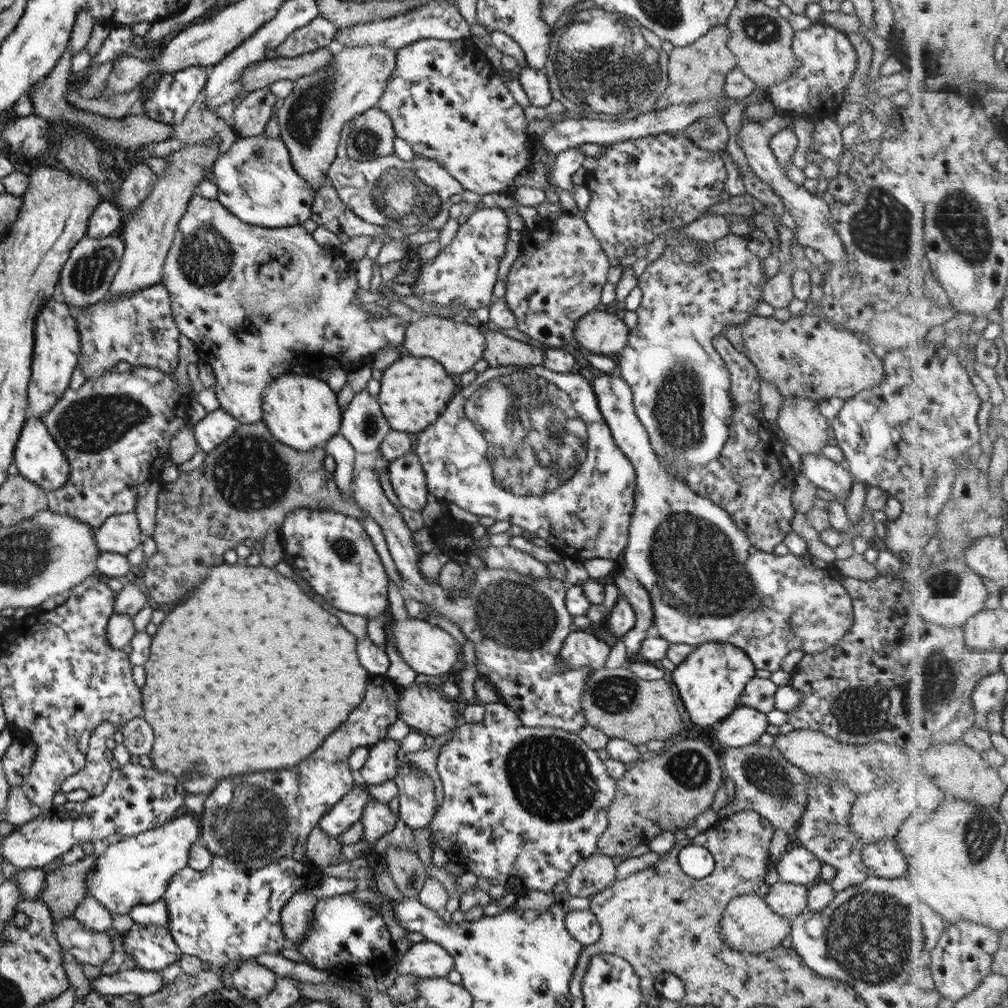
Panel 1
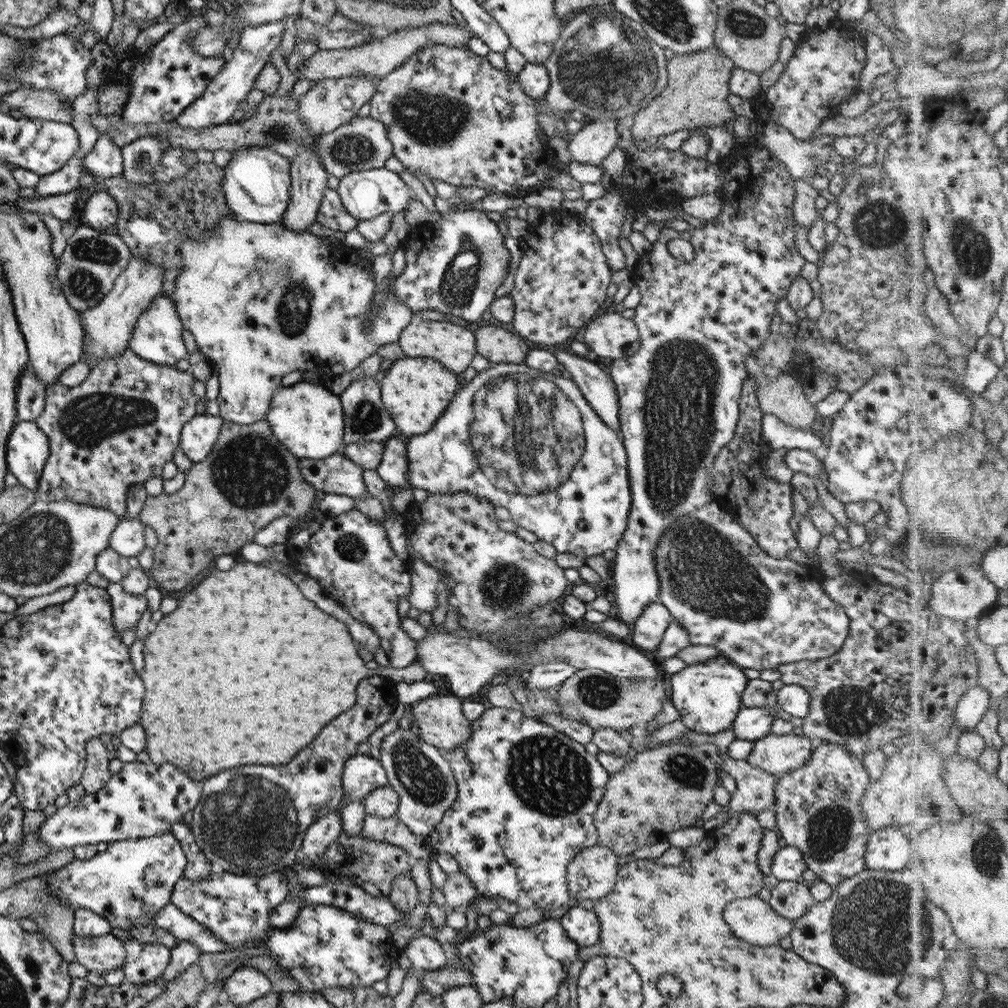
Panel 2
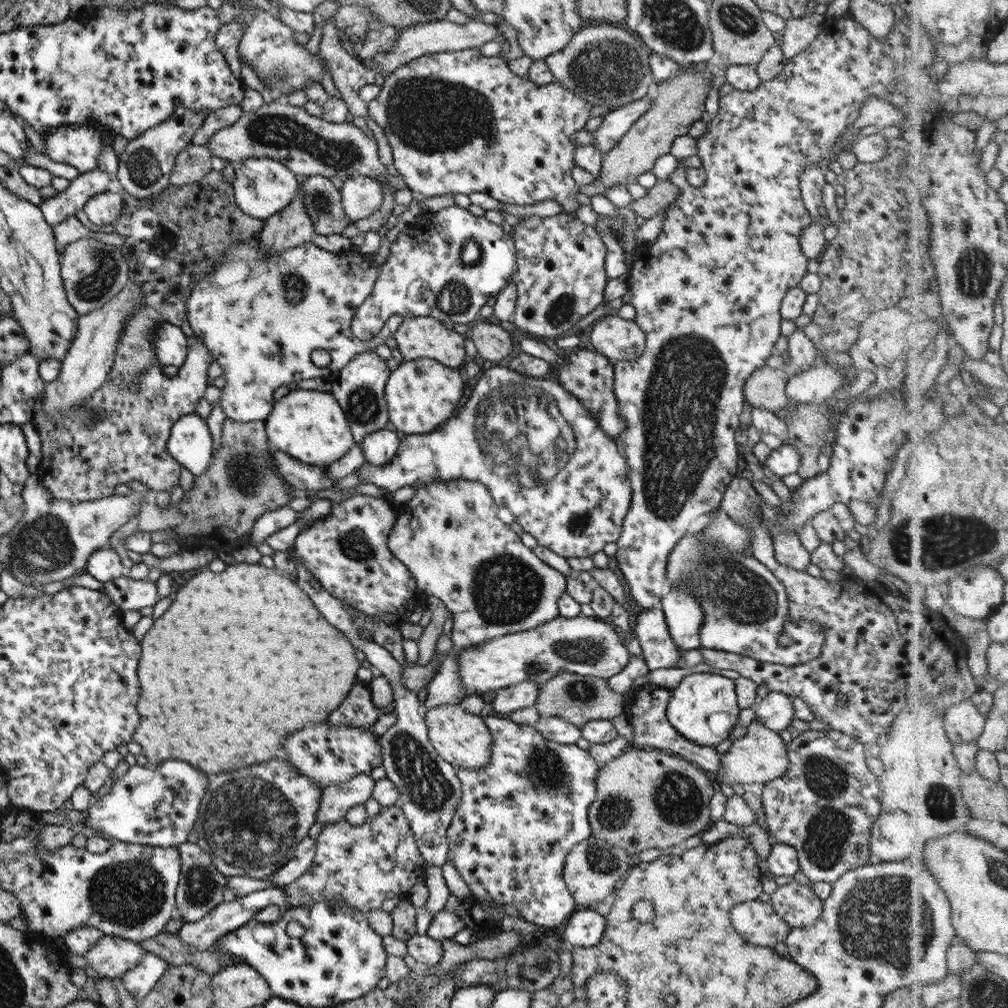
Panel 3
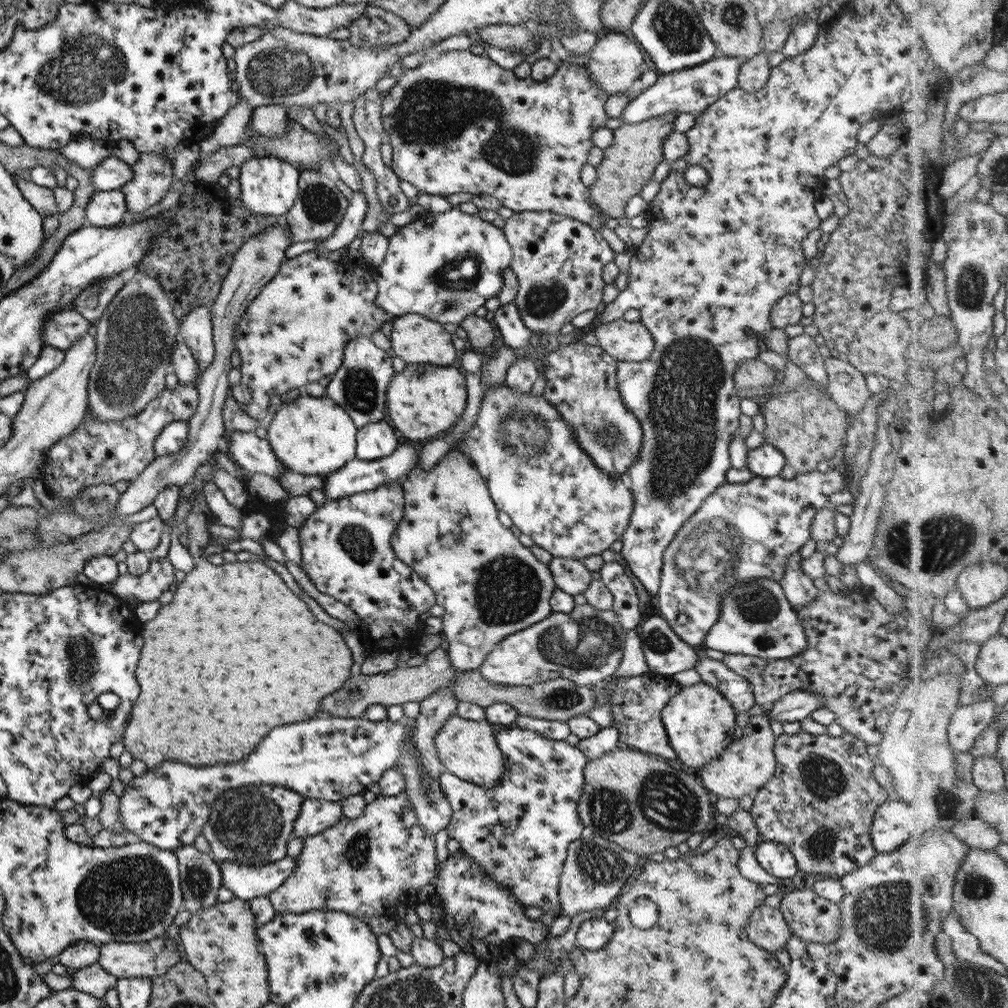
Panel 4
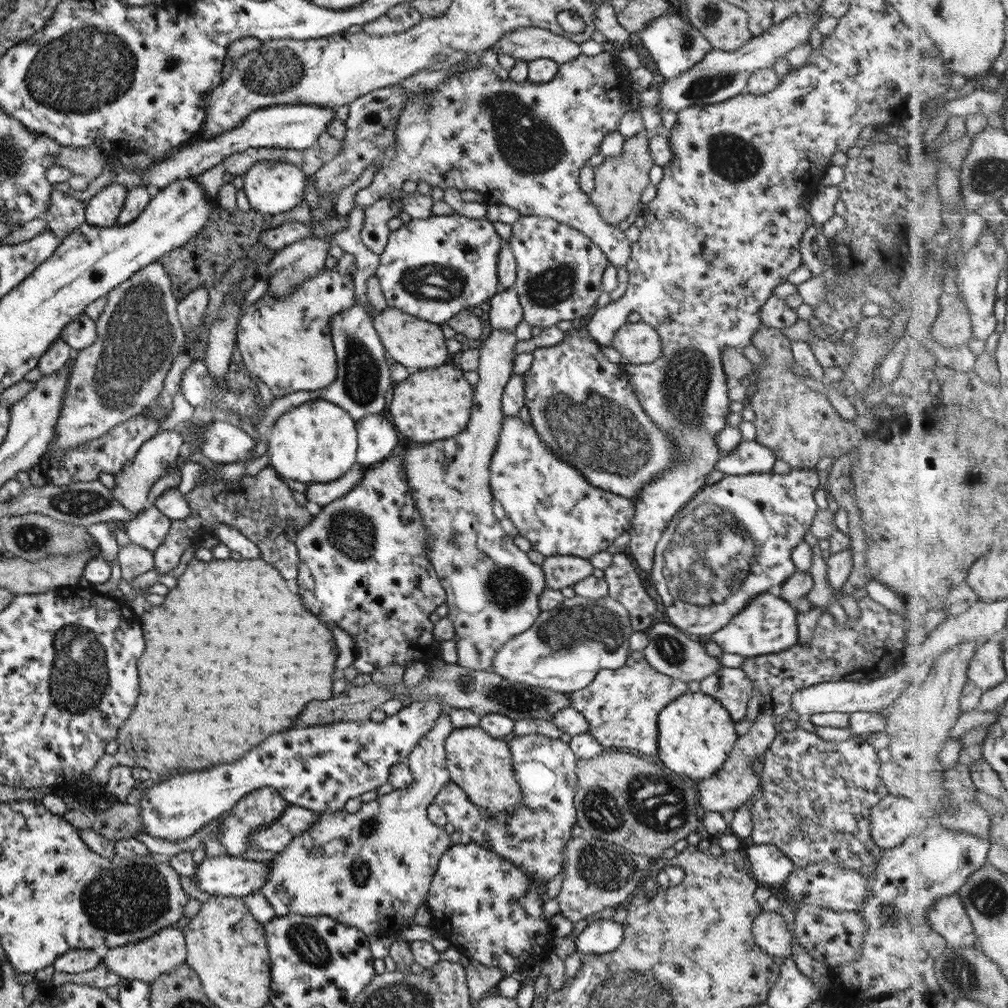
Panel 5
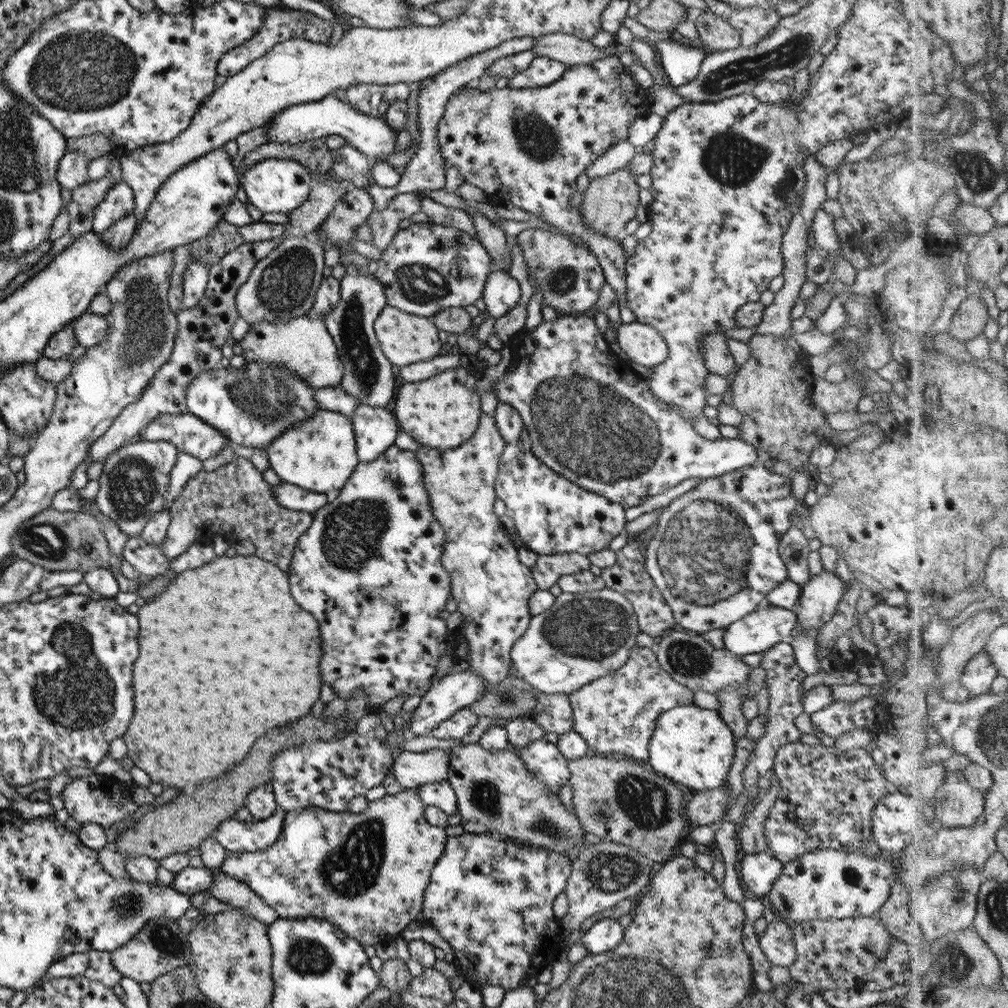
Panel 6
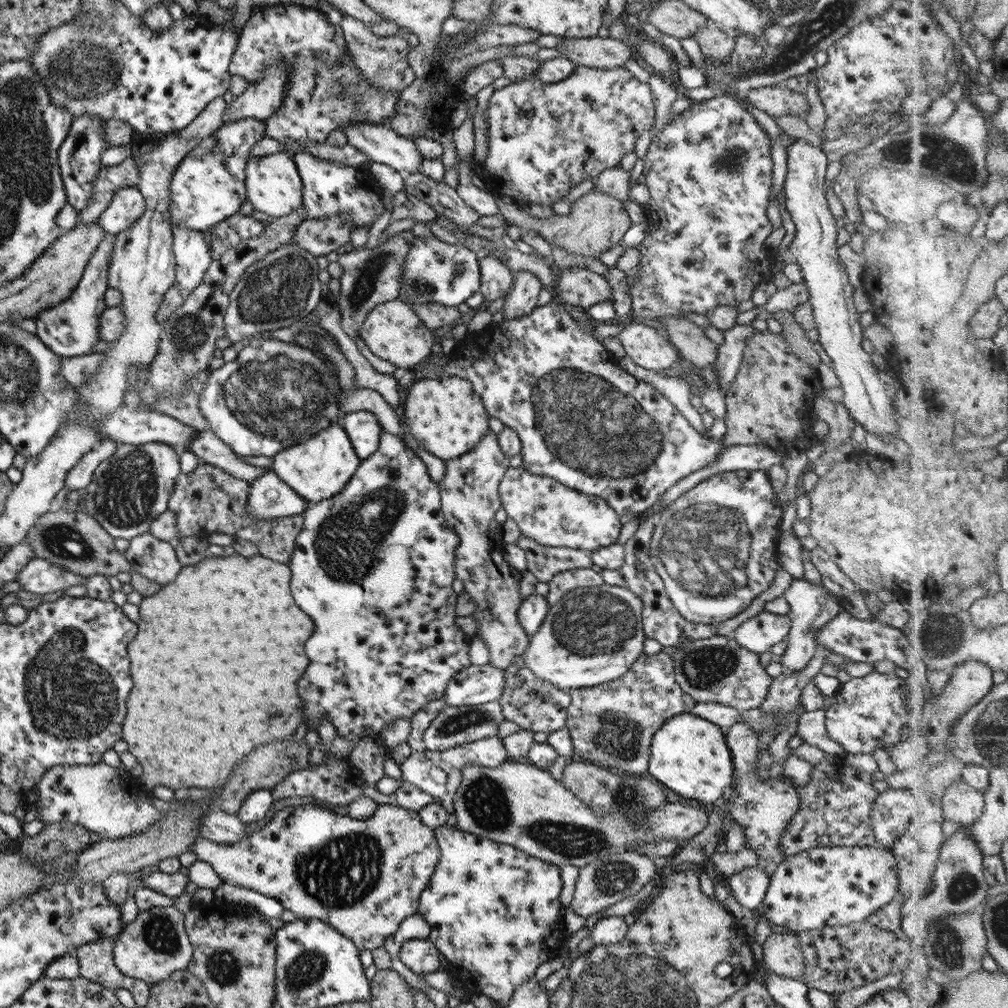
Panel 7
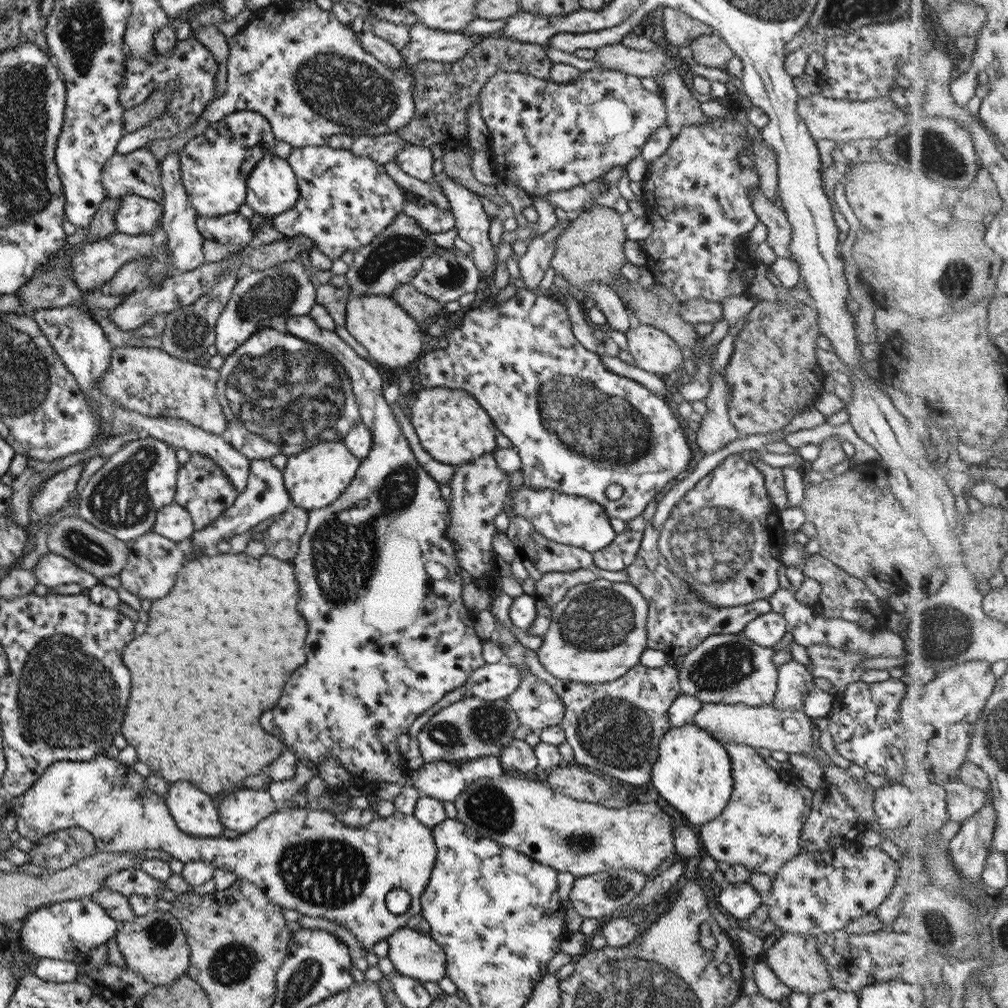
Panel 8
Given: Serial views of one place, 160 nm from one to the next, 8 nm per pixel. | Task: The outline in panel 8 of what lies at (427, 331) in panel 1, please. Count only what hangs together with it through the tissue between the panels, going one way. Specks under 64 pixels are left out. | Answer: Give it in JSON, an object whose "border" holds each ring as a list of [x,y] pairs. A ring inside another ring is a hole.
{"border":[[[349,292],[345,304],[344,328],[367,350],[368,360],[385,367],[409,366],[421,354],[422,325],[415,322],[391,296],[355,296]]]}

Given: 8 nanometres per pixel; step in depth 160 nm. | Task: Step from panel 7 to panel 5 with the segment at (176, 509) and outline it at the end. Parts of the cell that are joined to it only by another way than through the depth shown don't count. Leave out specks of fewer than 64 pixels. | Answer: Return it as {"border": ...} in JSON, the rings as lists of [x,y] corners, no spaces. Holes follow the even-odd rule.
{"border":[[[269,466],[263,467],[257,474],[243,474],[237,482],[227,479],[203,481],[184,495],[190,513],[181,520],[170,521],[170,527],[159,546],[152,551],[154,568],[160,575],[167,574],[183,559],[185,549],[193,538],[203,538],[211,534],[216,524],[226,524],[238,530],[257,546],[259,558],[271,564],[283,576],[285,584],[291,588],[296,582],[297,553],[294,536],[311,519],[307,509],[298,505],[291,489],[280,479]]]}

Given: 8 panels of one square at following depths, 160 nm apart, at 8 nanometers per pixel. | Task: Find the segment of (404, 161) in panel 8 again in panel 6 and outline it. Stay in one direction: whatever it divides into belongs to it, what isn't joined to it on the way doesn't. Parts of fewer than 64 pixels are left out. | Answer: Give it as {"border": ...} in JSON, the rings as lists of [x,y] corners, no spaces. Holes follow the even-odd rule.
{"border":[[[326,94],[321,100],[294,104],[283,110],[278,110],[261,127],[265,129],[266,142],[287,142],[287,144],[301,144],[314,138],[324,138],[336,135],[345,138],[345,143],[367,158],[375,156],[376,159],[385,159],[393,154],[396,138],[386,125],[385,121],[367,116],[351,108],[344,100],[336,99],[332,94]]]}

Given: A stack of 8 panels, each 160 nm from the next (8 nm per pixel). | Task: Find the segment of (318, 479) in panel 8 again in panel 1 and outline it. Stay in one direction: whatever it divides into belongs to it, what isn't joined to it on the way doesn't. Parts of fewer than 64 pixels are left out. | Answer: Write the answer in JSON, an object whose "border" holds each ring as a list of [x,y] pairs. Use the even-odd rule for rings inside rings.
{"border":[[[286,372],[278,376],[262,391],[259,408],[260,421],[265,423],[273,438],[299,452],[323,447],[340,428],[336,394],[324,381],[312,377],[311,374],[292,375]]]}

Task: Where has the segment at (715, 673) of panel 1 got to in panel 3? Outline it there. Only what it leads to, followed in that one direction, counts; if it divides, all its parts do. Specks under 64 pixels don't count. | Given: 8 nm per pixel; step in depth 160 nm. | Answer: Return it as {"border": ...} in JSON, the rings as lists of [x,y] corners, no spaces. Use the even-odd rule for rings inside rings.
{"border":[[[692,673],[683,677],[669,692],[666,719],[684,739],[697,746],[714,748],[728,738],[739,712],[733,680],[713,673]]]}

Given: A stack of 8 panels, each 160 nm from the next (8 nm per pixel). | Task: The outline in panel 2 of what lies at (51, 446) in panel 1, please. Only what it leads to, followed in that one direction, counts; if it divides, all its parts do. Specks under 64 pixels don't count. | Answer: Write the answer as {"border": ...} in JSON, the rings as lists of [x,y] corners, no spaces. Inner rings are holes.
{"border":[[[19,421],[13,425],[10,434],[7,435],[5,464],[19,485],[37,491],[47,455],[46,436],[33,421]]]}

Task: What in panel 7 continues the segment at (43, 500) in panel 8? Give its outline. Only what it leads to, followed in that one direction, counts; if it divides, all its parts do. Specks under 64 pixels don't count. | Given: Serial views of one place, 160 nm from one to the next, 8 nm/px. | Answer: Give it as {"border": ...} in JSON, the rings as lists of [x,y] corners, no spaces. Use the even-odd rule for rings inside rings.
{"border":[[[101,438],[101,443],[97,450],[90,450],[85,453],[77,462],[67,471],[63,484],[67,490],[76,490],[86,488],[91,480],[95,468],[100,462],[103,462],[115,450],[117,442],[110,438]]]}

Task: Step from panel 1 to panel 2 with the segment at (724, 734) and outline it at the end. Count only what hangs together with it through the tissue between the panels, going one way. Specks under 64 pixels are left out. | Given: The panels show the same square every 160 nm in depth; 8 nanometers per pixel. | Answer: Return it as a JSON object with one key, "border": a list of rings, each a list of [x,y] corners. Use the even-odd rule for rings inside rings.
{"border":[[[741,707],[730,728],[735,734],[735,739],[749,740],[752,743],[769,732],[774,717],[765,707]]]}

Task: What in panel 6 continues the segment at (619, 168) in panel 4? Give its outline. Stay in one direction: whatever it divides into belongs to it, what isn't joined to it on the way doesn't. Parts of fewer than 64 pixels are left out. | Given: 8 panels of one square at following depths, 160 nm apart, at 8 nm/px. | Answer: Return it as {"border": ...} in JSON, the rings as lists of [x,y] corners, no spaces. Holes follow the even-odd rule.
{"border":[[[629,165],[603,177],[589,180],[587,189],[582,194],[583,200],[578,207],[581,213],[581,223],[586,228],[607,238],[615,240],[624,238],[623,226],[635,217],[635,208],[639,204],[638,190],[637,177],[631,173]]]}

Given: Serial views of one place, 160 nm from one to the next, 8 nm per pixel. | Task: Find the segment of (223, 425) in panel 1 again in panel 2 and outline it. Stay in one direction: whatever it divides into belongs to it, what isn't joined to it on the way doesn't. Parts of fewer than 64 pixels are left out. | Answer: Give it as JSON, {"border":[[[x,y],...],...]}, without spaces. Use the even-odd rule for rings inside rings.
{"border":[[[194,415],[181,427],[178,447],[192,463],[201,462],[216,443],[223,420],[217,416]]]}

